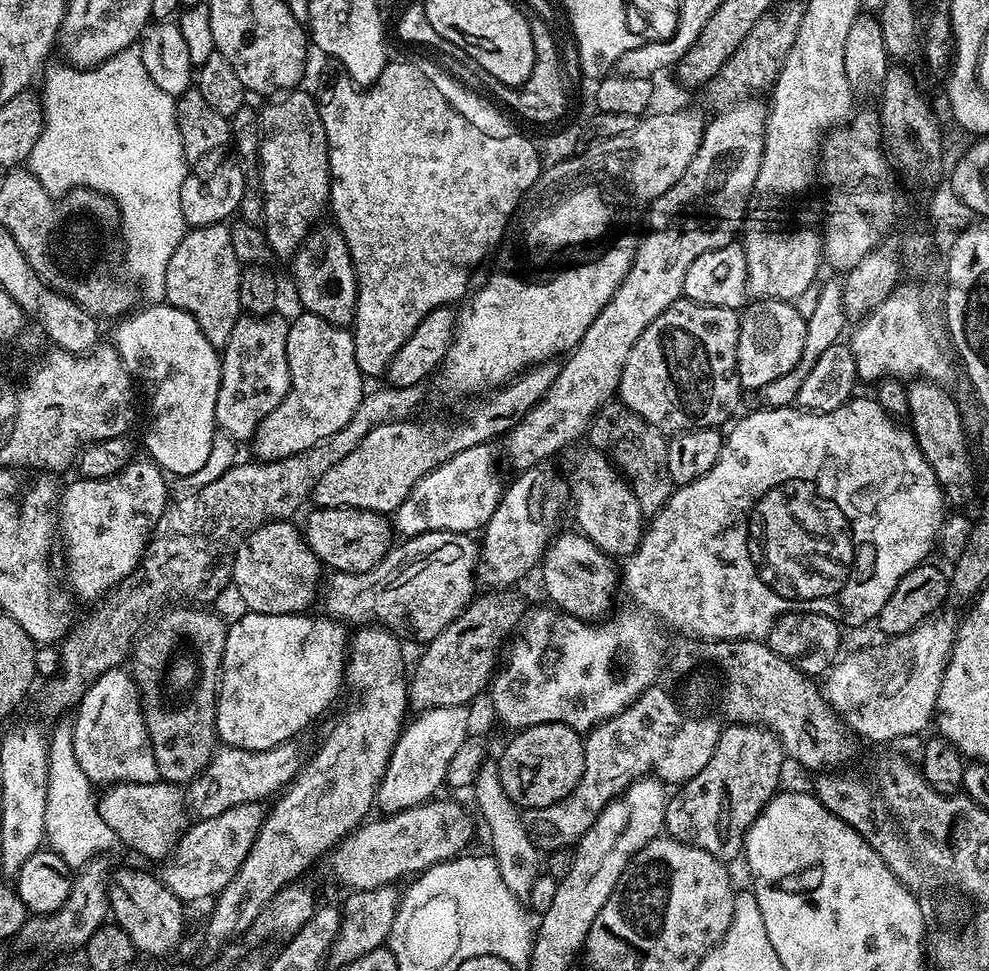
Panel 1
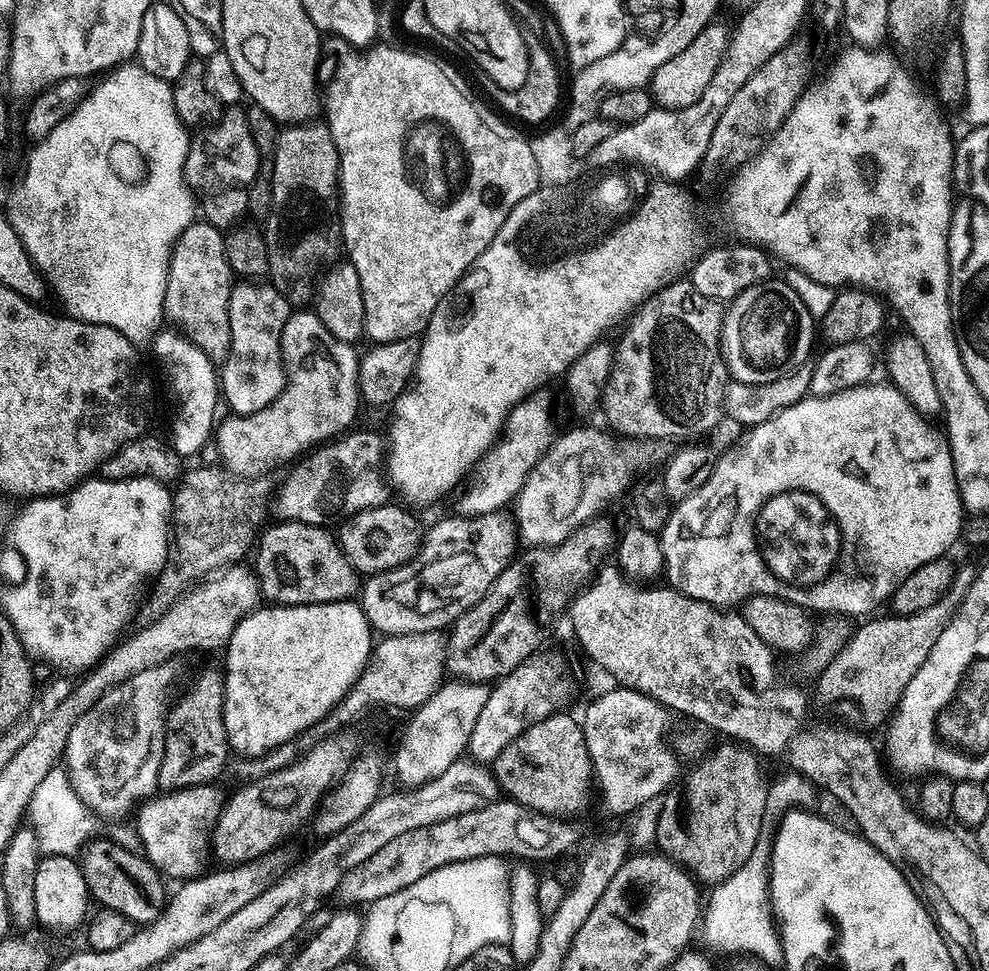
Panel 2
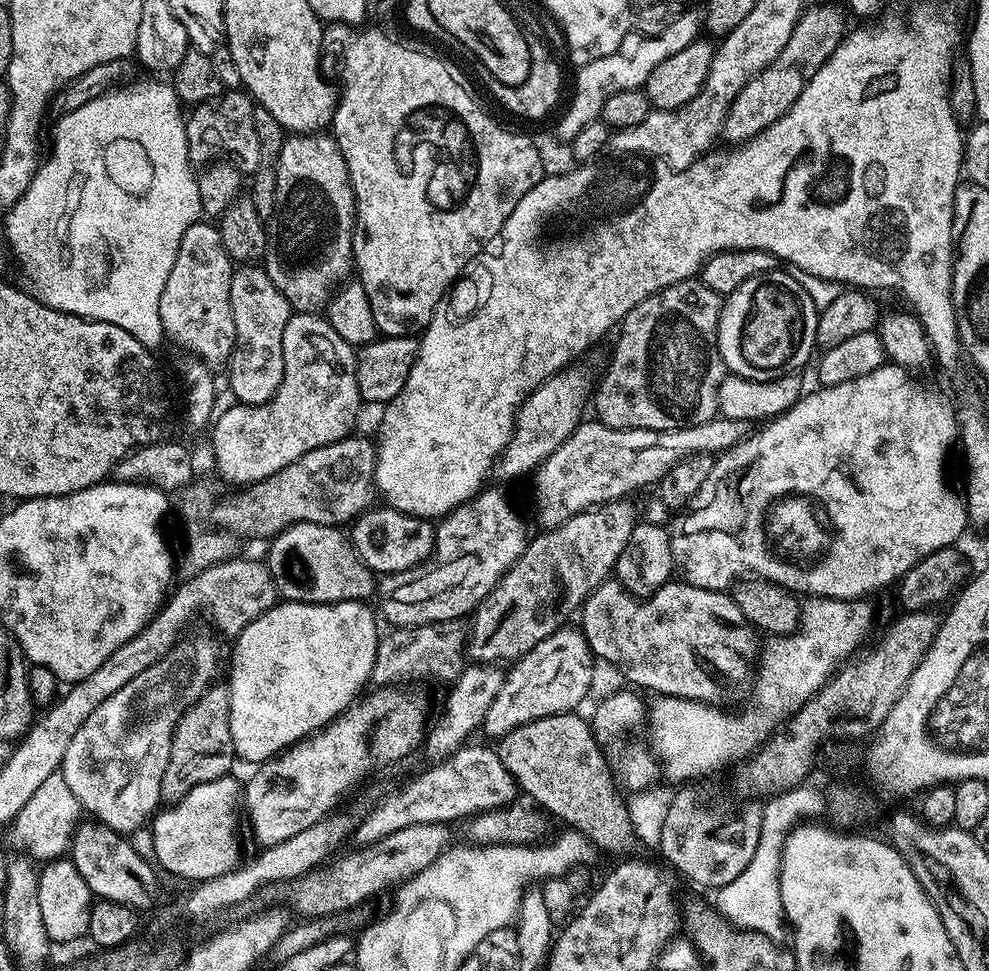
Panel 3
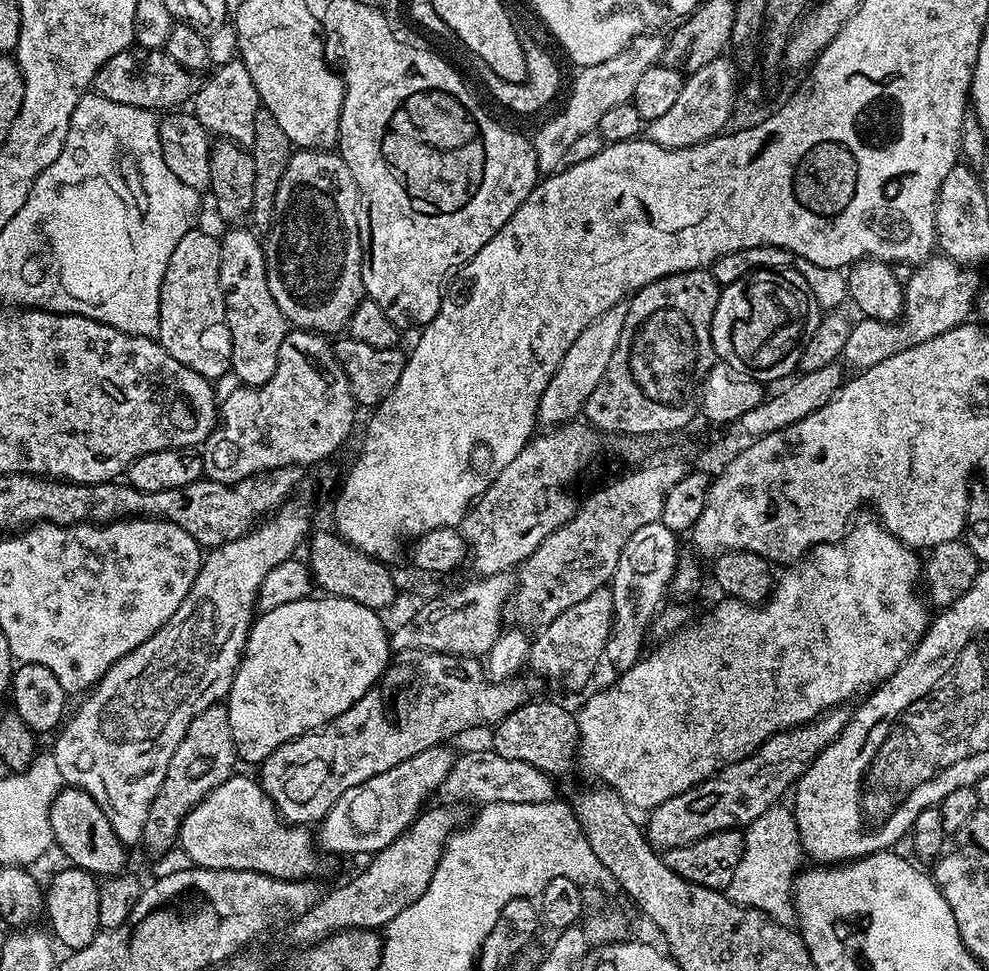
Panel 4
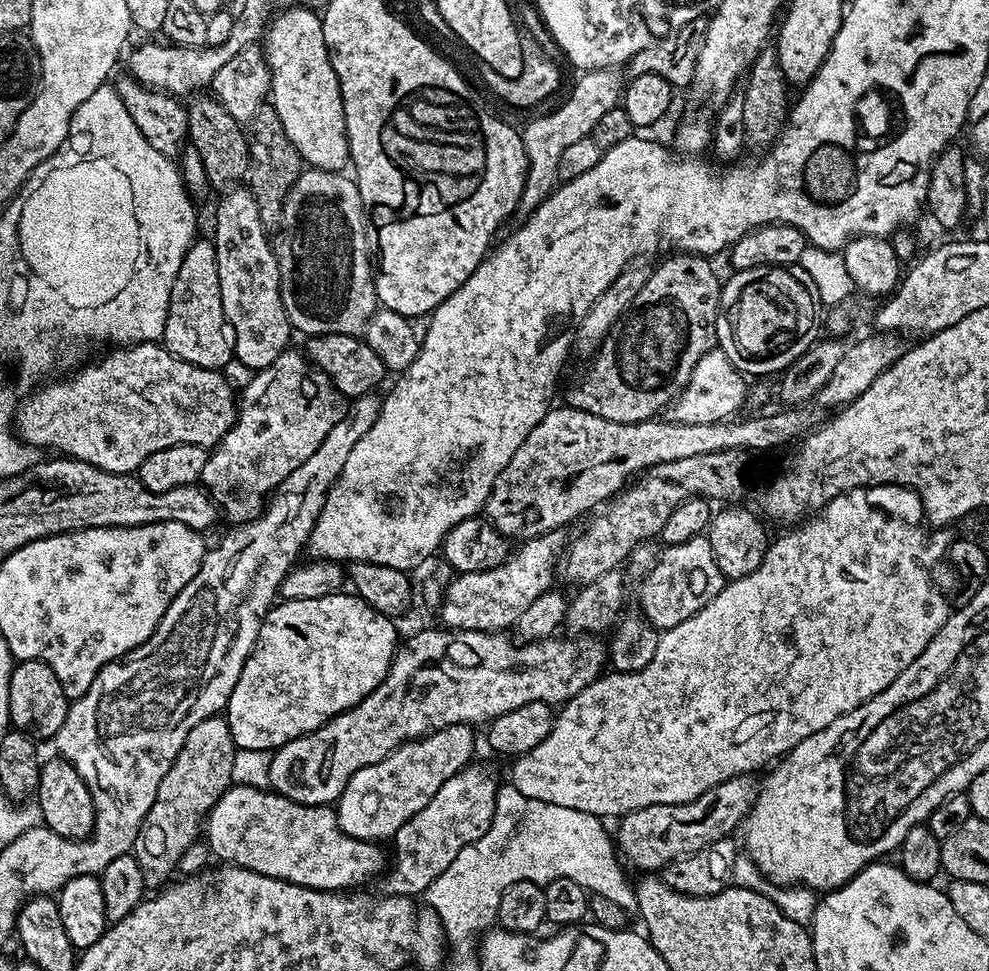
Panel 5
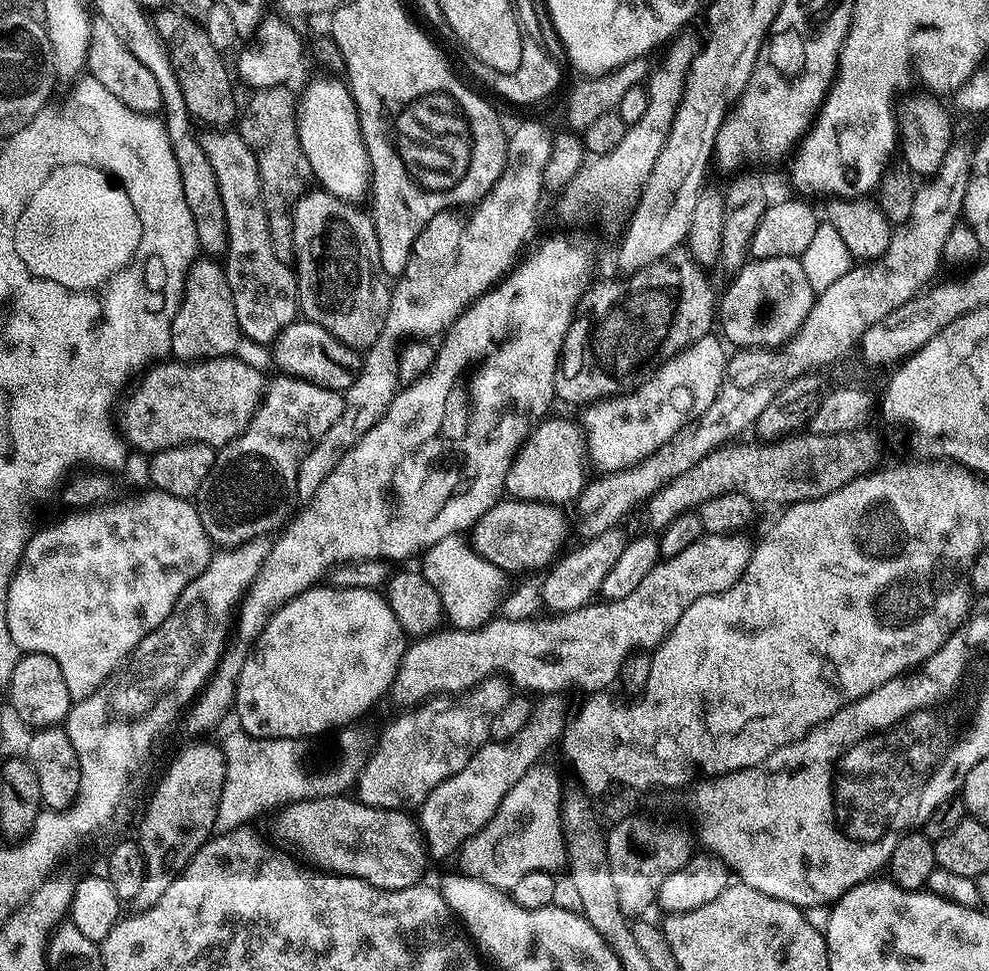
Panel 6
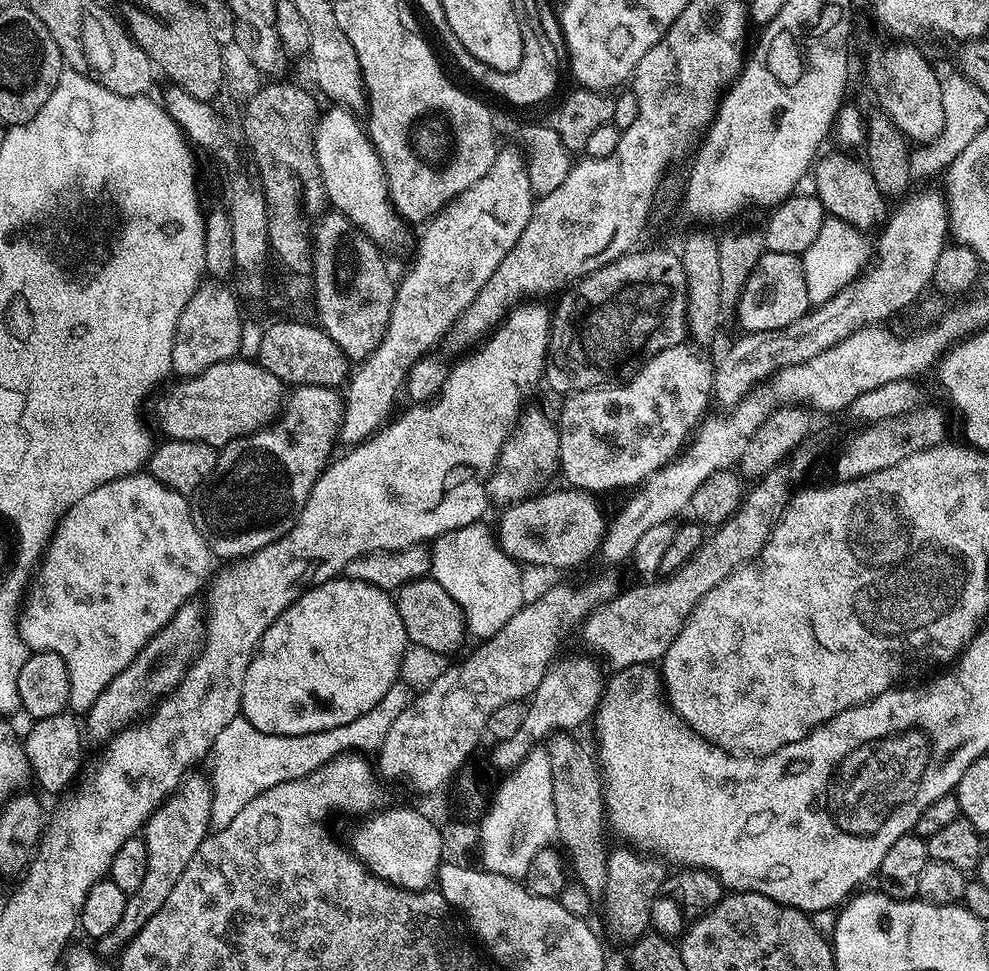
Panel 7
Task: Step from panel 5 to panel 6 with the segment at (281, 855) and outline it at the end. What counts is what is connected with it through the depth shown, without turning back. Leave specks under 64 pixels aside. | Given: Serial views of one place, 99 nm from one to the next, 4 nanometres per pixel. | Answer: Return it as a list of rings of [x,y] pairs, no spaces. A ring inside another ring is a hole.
[[[347,794],[294,801],[280,808],[274,817],[277,838],[297,848],[313,869],[334,876],[353,876],[382,890],[404,892],[421,883],[426,861],[417,821],[408,816],[407,811],[398,808],[370,808]]]

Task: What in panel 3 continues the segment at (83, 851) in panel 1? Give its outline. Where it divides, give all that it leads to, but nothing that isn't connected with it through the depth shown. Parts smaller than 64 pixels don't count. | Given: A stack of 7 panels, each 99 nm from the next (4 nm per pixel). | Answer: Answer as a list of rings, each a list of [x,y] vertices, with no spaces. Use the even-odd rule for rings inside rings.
[[[63,771],[50,774],[50,778],[46,778],[46,782],[42,782],[42,786],[38,786],[38,790],[34,790],[34,798],[30,798],[30,802],[26,802],[26,806],[22,806],[19,814],[15,816],[14,823],[11,825],[12,836],[16,839],[16,844],[20,848],[25,848],[27,855],[36,862],[47,862],[63,857],[69,851],[72,843],[72,834],[74,827],[77,825],[78,819],[76,815],[81,815],[80,800],[74,798],[72,793],[72,785],[69,777]]]

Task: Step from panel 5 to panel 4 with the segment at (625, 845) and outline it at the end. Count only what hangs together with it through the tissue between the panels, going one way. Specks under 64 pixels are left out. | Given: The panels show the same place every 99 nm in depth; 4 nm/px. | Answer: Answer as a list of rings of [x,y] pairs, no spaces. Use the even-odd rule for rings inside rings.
[[[847,707],[830,708],[808,724],[787,728],[770,737],[746,758],[728,764],[722,771],[694,785],[690,790],[662,802],[647,813],[646,835],[657,850],[667,850],[698,842],[715,832],[743,830],[766,810],[777,807],[784,791],[791,789],[823,748],[830,746],[848,724]]]

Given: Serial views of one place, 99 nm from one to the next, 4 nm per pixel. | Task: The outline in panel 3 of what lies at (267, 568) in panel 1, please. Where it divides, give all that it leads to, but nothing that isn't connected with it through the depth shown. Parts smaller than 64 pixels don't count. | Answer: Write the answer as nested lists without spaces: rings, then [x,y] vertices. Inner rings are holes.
[[[292,524],[289,528],[284,529],[283,532],[279,532],[276,536],[271,537],[270,543],[272,544],[268,548],[268,557],[266,557],[266,563],[270,574],[274,578],[276,583],[276,591],[285,601],[295,602],[298,604],[337,604],[338,602],[346,602],[347,600],[358,600],[361,602],[367,601],[368,595],[375,593],[378,588],[378,580],[374,575],[371,568],[366,567],[360,560],[359,554],[356,553],[356,549],[352,546],[352,541],[347,535],[344,536],[339,527],[331,524]]]

